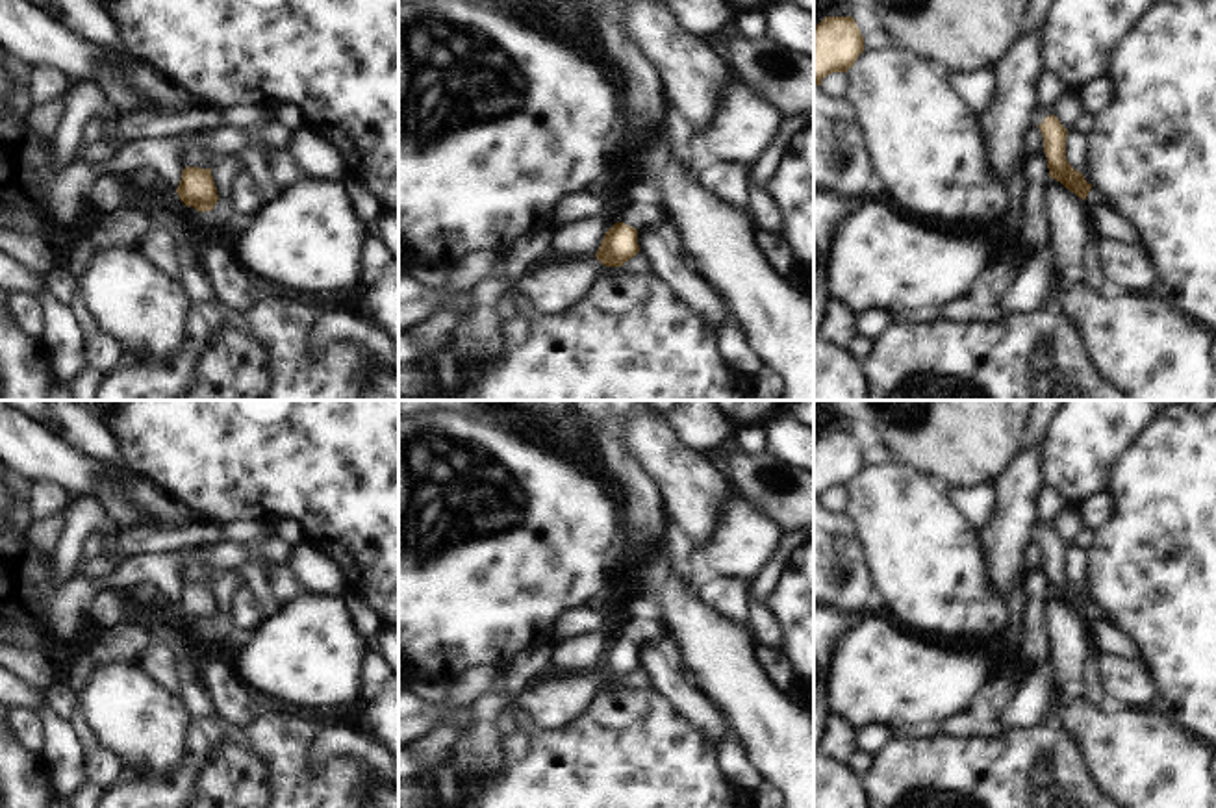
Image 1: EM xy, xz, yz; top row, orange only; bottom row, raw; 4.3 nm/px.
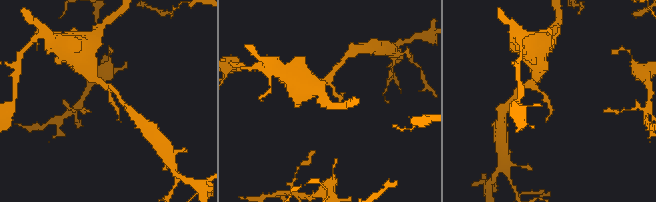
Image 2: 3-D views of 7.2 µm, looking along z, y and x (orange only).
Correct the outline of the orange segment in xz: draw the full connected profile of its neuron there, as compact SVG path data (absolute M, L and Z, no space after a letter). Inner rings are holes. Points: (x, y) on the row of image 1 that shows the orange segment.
M615 222L604 234L595 256L536 263L515 284L515 289L530 300L530 313L515 309L508 321L500 322L502 350L512 350L526 339L530 321L536 315L554 315L580 300L604 265L623 267L638 252L638 230L625 222Z

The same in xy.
M185 167L178 189L171 189L156 172L135 170L130 174L139 196L161 195L176 202L193 206L196 211L211 211L219 200L211 169Z

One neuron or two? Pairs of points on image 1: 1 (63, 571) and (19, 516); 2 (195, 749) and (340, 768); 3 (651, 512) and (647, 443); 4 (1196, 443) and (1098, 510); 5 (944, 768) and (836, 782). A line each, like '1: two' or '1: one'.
1: two
2: one
3: two
4: two
5: two

